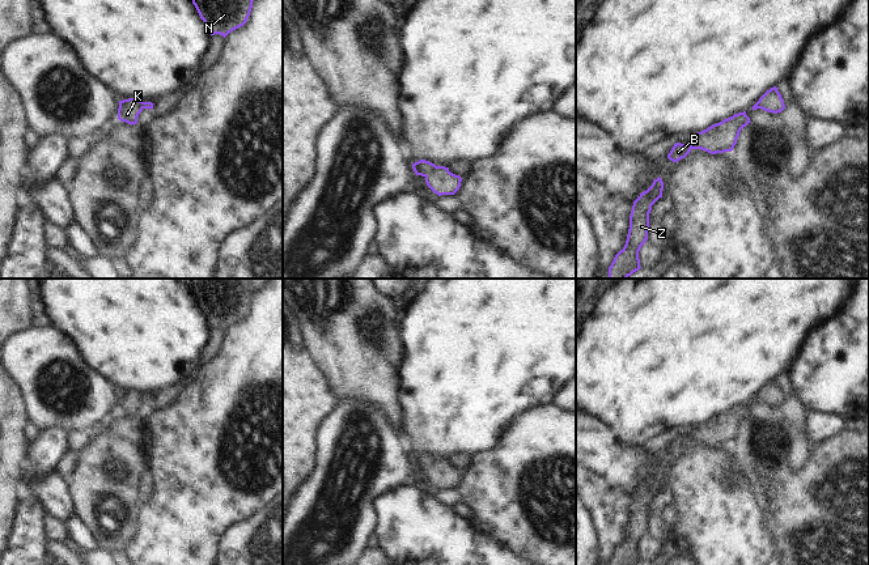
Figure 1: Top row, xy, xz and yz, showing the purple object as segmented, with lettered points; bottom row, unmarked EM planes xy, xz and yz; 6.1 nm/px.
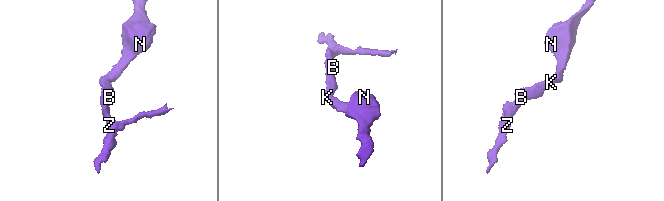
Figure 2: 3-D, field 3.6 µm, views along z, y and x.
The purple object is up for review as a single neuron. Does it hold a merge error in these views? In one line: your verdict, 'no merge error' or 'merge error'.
no merge error

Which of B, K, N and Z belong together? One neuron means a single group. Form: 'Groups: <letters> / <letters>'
Groups: B K N Z

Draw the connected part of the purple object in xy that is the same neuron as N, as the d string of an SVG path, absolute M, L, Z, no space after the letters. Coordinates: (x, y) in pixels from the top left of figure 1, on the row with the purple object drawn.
M192 0L211 35L224 38L243 26L250 16L254 0Z

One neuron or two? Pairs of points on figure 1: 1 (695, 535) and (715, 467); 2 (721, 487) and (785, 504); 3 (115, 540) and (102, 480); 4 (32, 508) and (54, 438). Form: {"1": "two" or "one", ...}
{"1": "one", "2": "two", "3": "one", "4": "one"}

